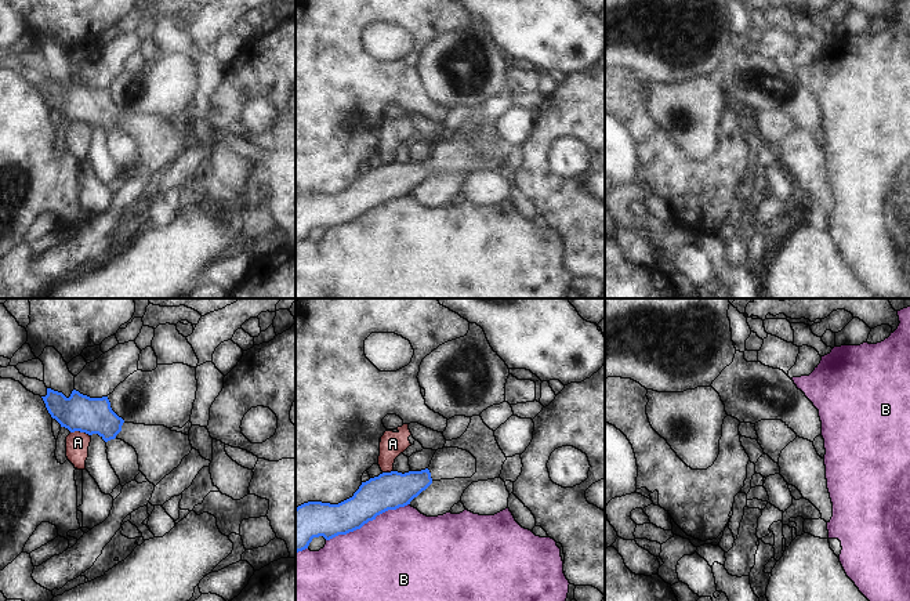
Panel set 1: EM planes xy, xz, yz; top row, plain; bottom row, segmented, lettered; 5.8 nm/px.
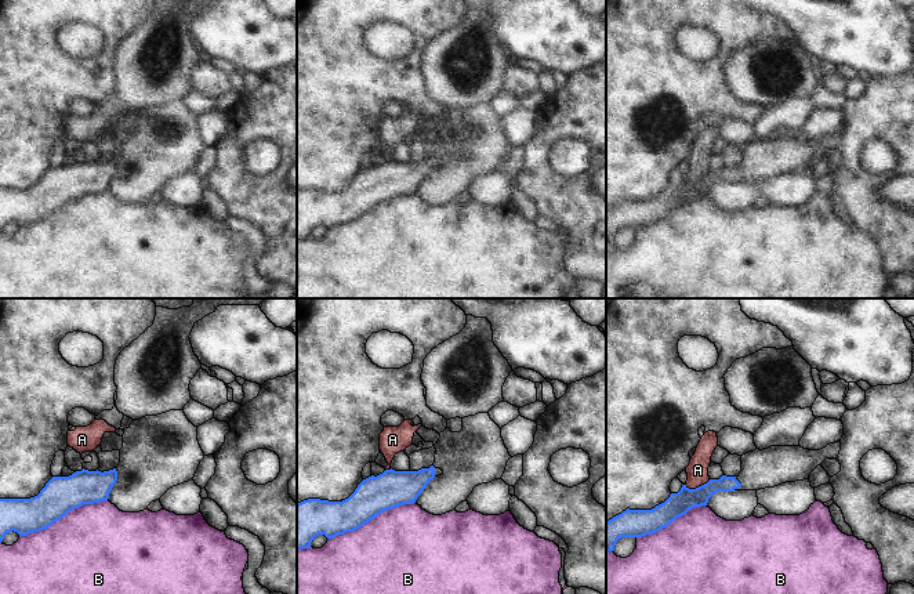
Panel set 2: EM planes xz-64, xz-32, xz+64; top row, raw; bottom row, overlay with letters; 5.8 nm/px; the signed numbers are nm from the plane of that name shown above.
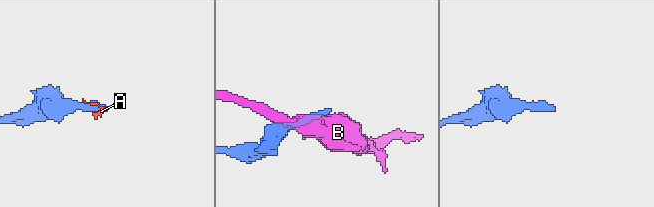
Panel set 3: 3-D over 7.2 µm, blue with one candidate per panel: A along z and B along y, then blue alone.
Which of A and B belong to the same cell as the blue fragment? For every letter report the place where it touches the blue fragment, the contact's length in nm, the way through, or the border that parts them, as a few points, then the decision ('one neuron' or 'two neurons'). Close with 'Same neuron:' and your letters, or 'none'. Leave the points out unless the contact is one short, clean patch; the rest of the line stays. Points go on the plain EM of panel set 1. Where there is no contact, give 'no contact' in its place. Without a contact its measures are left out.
A: meets blue in xy at (80, 122); contact 110 nm long; two neurons
B: meets blue in xz at (368, 212); contact 550 nm long; two neurons
Same neuron: none

